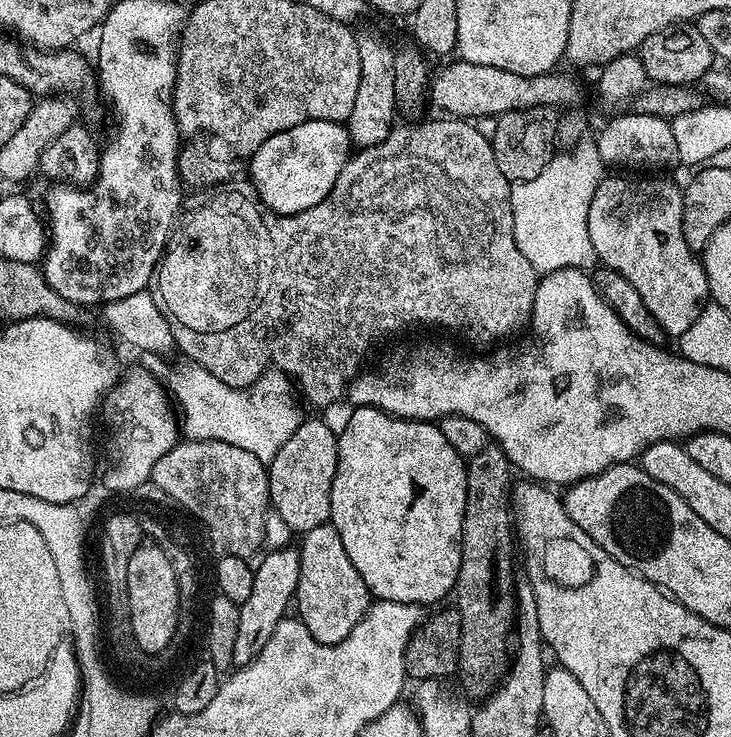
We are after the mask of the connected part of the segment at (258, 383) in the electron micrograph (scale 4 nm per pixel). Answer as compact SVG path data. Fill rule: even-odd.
M187 362L188 364L180 364L172 372L172 377L166 380L166 388L169 393L180 403L179 411L182 413L182 432L189 440L217 440L218 442L228 442L230 446L238 446L238 450L248 450L250 454L254 454L254 458L259 460L270 462L278 454L278 450L282 450L282 445L286 443L286 438L290 438L290 434L294 434L294 430L298 430L300 421L302 419L302 413L298 405L292 401L292 392L294 396L294 384L289 377L285 376L283 372L279 370L269 370L263 372L257 380L249 388L231 388L221 382L221 380L213 380L212 375L208 372L207 367L203 364L197 364L195 362Z

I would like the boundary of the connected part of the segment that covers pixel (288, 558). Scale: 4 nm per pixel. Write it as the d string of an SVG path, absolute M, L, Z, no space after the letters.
M292 546L268 550L259 557L259 560L260 565L257 563L254 568L254 587L250 590L250 598L246 598L246 602L239 604L238 638L234 642L232 659L233 665L236 666L254 662L254 658L262 654L266 642L270 642L270 637L274 634L274 626L278 626L278 622L286 619L296 599L300 569L299 551Z

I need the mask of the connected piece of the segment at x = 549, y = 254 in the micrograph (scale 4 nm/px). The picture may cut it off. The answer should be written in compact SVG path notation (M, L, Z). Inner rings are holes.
M584 136L571 149L553 155L542 173L529 182L512 184L511 210L514 214L514 238L518 250L534 268L537 275L552 273L554 270L581 268L589 271L597 265L596 251L589 234L589 208L593 201L594 191L606 174L606 165L598 154L597 144L593 137Z

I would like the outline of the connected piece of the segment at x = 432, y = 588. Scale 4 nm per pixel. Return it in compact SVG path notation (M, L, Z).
M356 408L353 416L344 424L344 429L339 429L336 445L338 446L338 466L334 474L334 486L330 490L330 510L332 511L332 519L330 521L338 530L338 538L342 538L342 546L346 546L346 554L350 554L350 562L354 562L354 570L358 570L358 574L362 574L362 582L366 582L369 593L376 600L389 600L390 602L398 602L399 604L418 604L421 606L429 606L428 604L436 604L444 595L451 593L456 587L456 579L458 578L458 566L460 565L460 539L462 538L462 518L466 510L466 467L465 457L458 454L458 450L454 450L454 446L450 446L450 442L446 442L442 430L435 423L427 420L403 420L401 416L392 416L388 412L383 412L377 408Z

